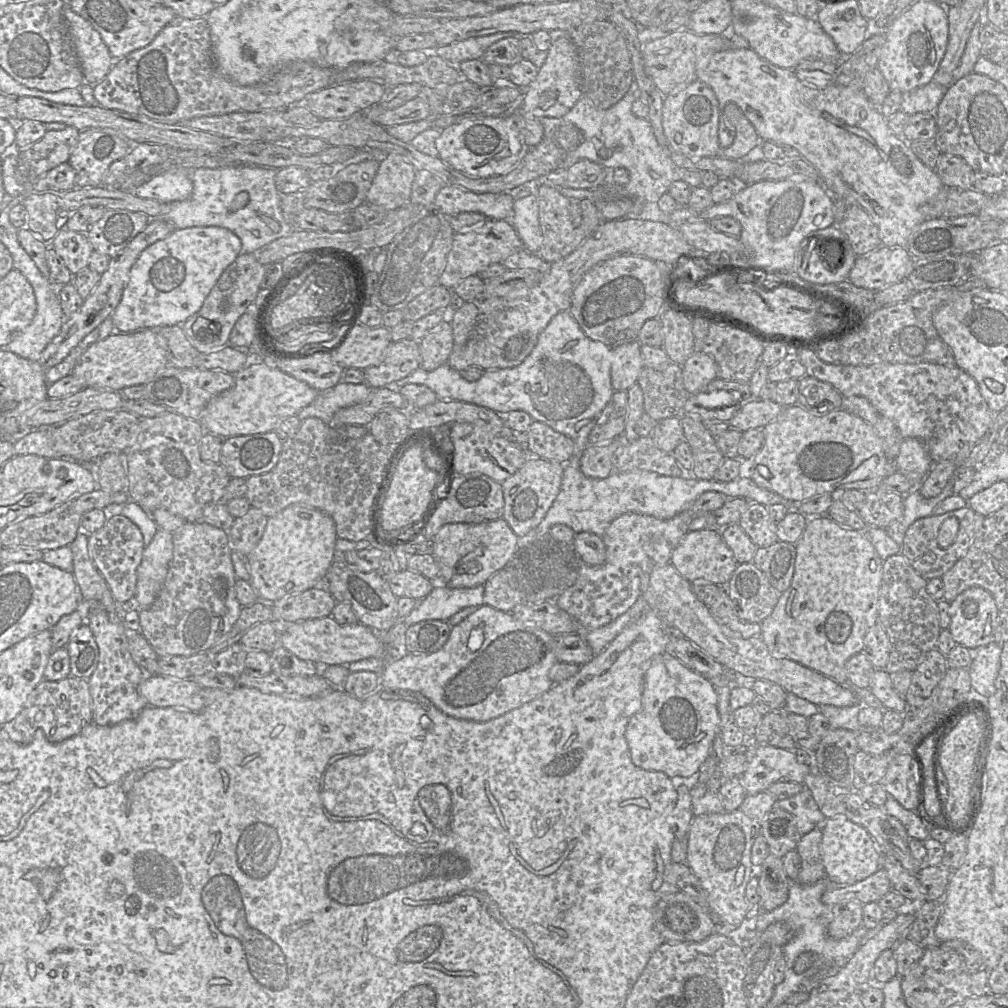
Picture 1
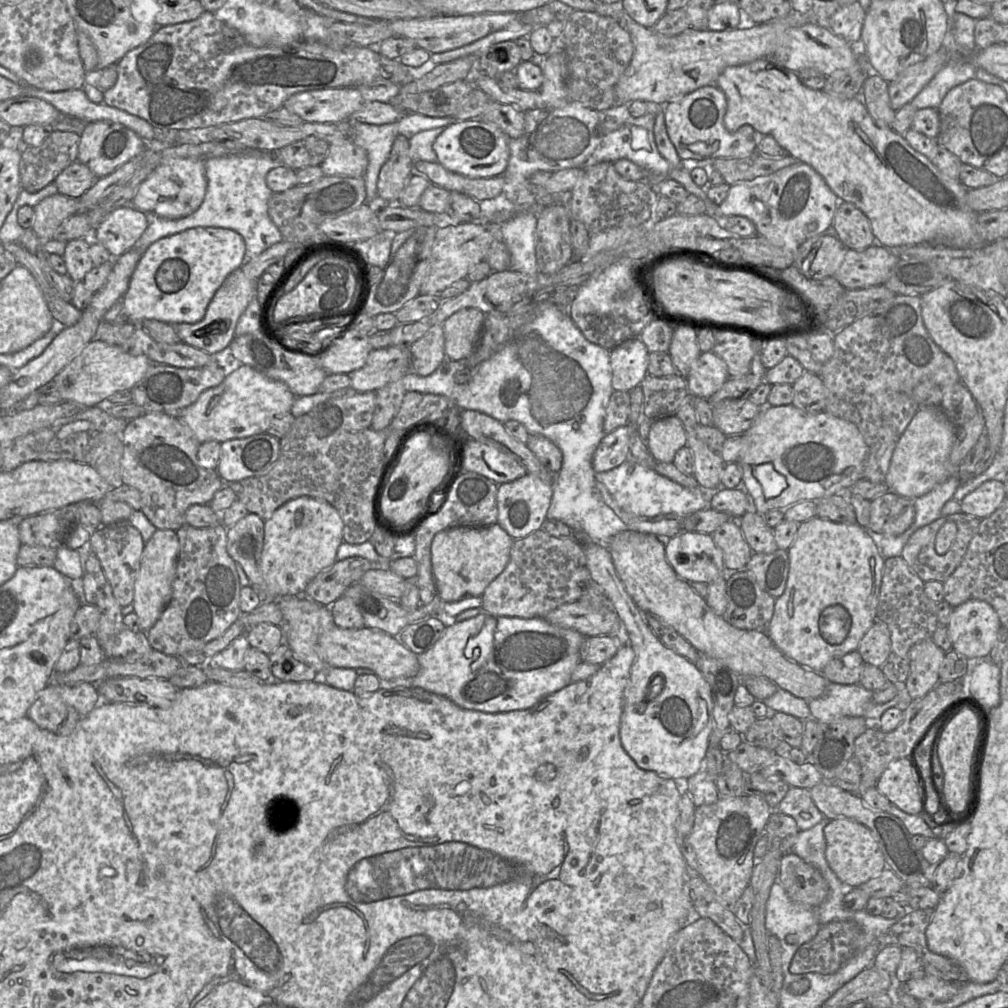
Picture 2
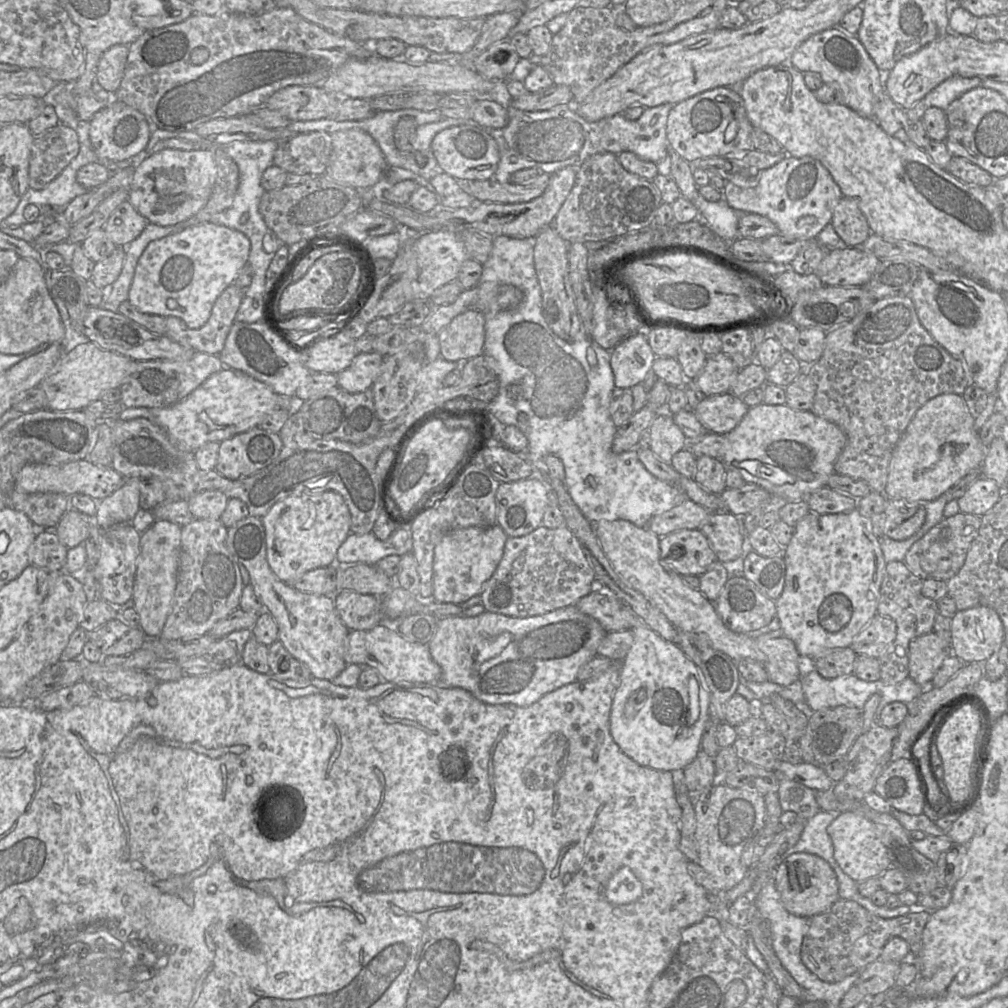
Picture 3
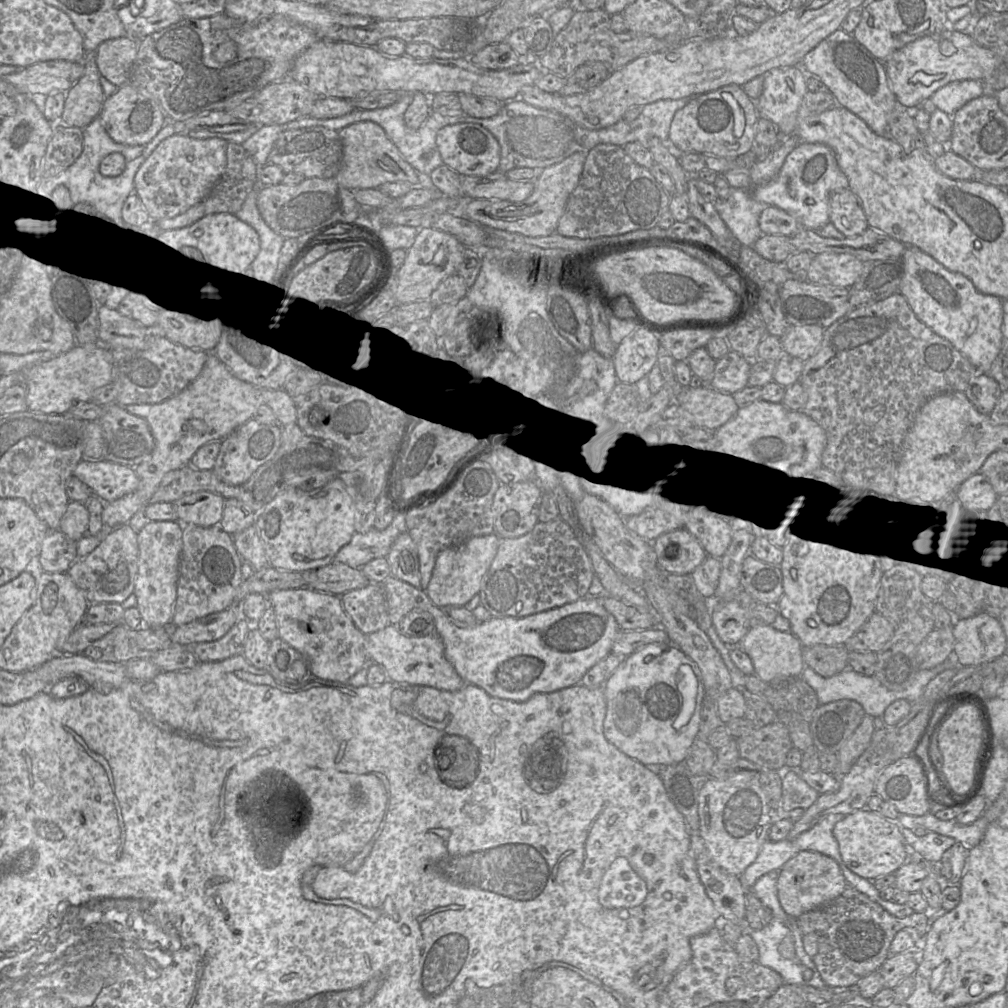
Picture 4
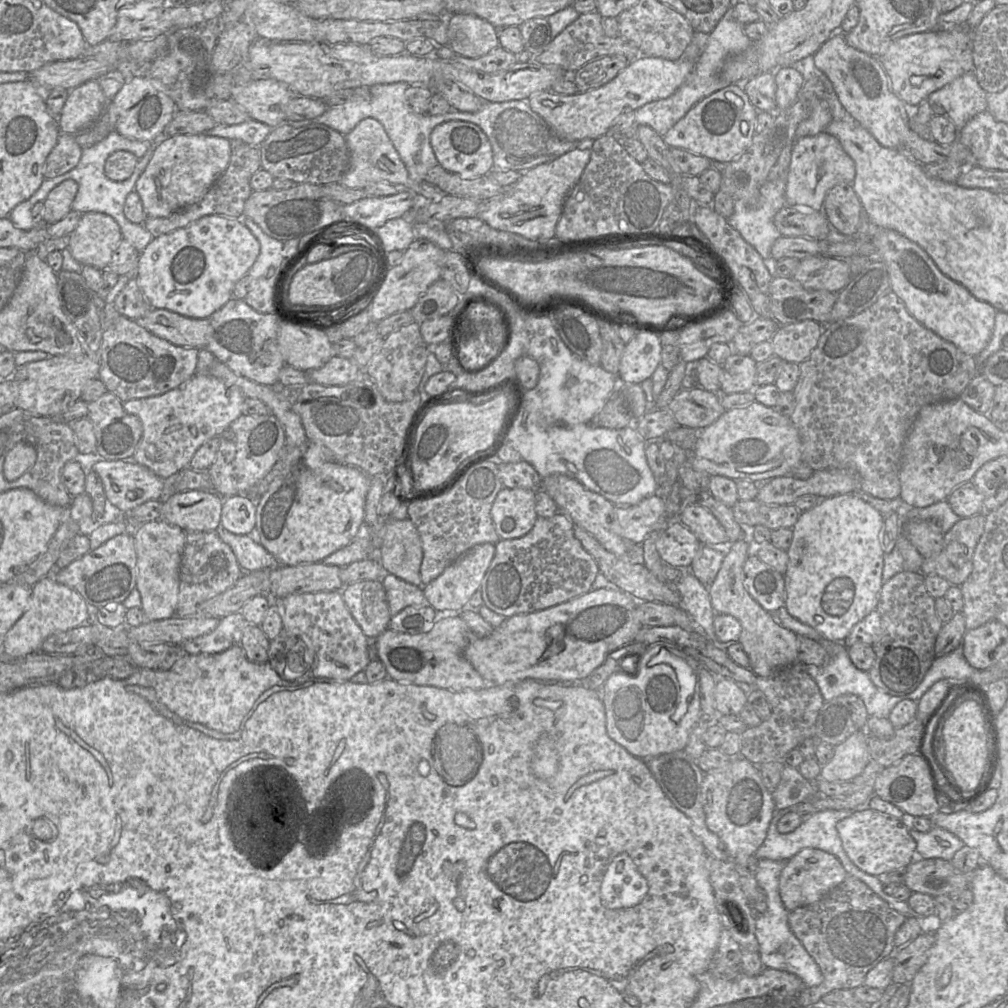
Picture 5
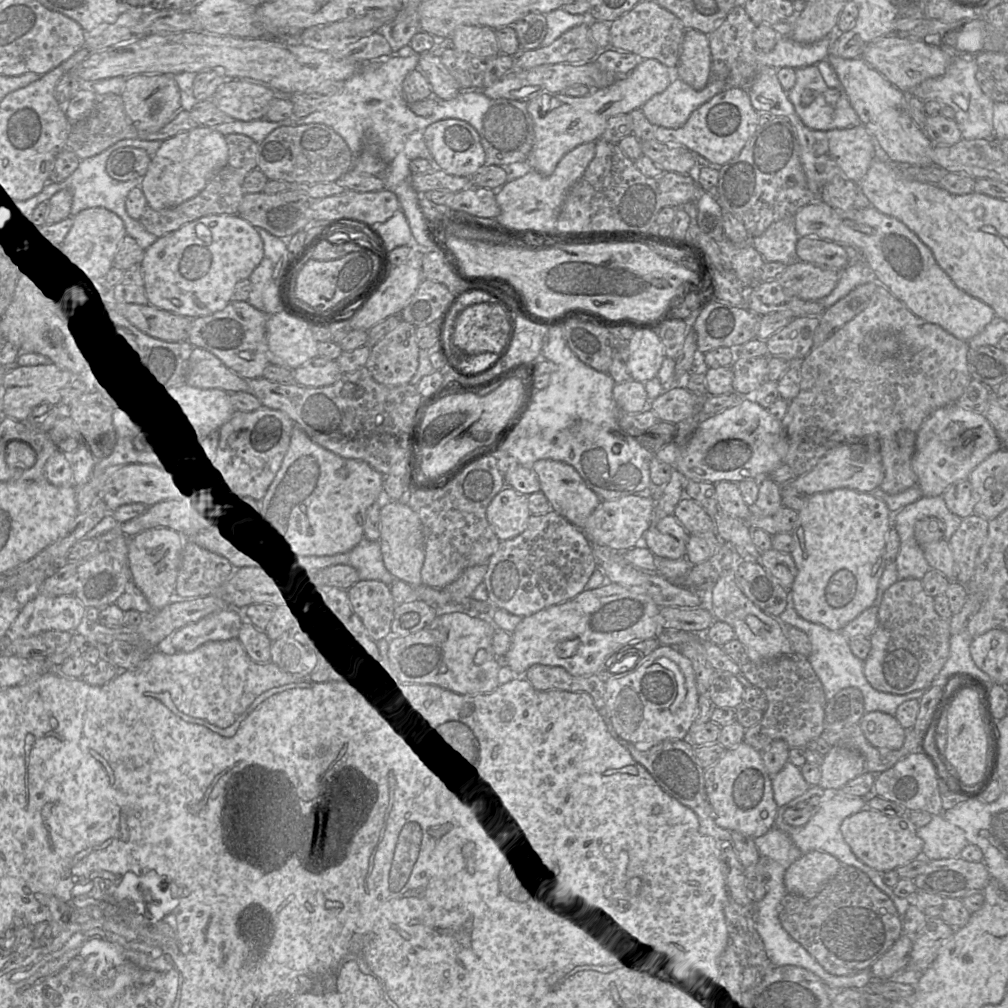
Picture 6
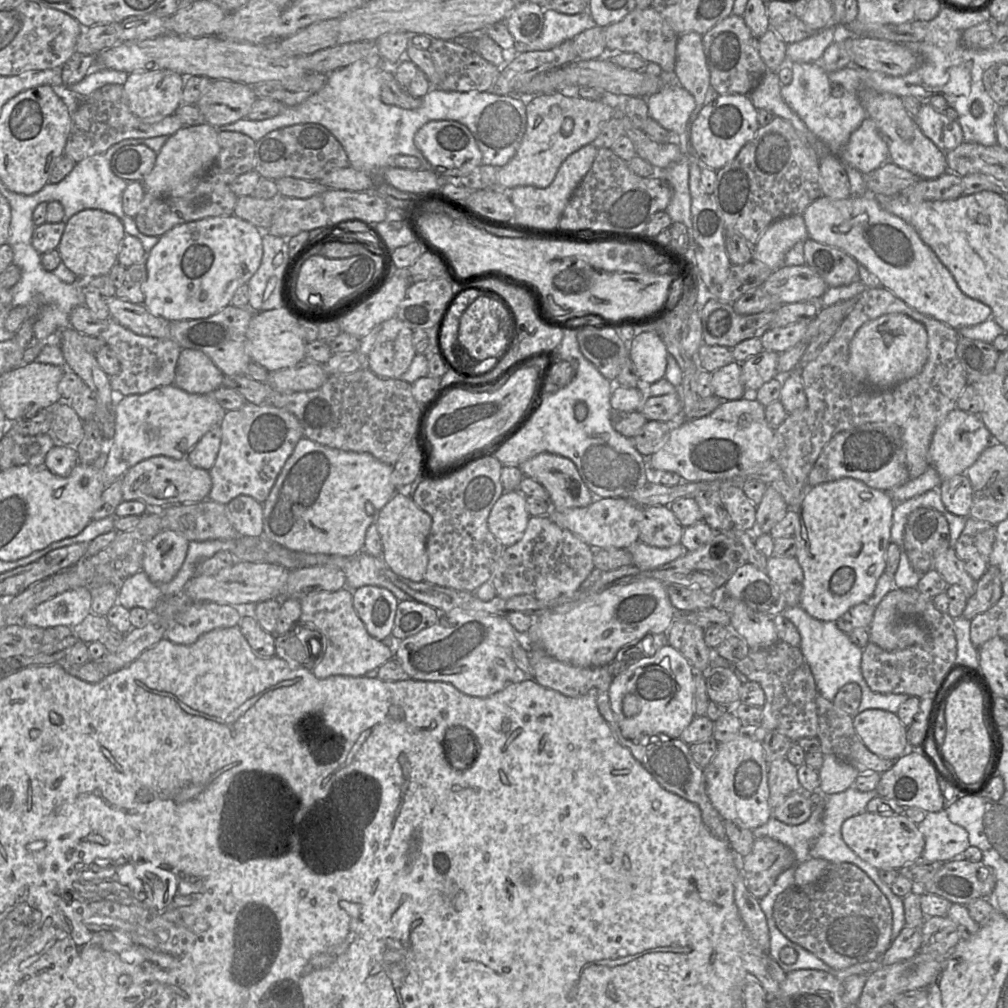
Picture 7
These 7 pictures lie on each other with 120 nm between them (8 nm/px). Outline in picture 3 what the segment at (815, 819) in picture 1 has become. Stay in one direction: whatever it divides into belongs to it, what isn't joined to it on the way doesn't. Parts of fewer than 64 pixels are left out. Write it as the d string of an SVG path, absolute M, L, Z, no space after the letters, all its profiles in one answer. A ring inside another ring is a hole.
M780 776L779 802L783 812L793 811L801 820L808 820L820 812L813 789Z

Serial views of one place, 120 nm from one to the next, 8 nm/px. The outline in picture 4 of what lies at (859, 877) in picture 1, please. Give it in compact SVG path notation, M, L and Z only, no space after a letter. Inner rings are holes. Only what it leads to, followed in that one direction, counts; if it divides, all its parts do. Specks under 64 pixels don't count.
M868 808L845 815L833 828L833 836L845 865L858 876L874 880L895 873L910 859L910 848L896 821L891 821Z

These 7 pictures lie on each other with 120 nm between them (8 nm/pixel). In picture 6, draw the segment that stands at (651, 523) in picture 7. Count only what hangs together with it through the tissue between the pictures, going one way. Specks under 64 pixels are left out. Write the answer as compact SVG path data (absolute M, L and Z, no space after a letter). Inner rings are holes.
M672 514L650 525L639 545L647 547L654 556L676 560L686 557L689 538L690 534Z

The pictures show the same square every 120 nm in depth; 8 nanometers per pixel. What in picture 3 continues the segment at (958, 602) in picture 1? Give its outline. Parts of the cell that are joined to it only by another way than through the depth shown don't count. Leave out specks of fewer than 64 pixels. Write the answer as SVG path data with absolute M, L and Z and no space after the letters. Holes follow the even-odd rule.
M990 607L958 610L951 617L952 654L965 664L984 663L1004 642L1003 623Z

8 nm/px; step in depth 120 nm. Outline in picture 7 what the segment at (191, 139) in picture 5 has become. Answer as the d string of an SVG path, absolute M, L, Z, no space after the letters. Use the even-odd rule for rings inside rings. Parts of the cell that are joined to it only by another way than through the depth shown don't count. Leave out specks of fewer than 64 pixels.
M208 123L183 127L169 136L157 153L153 170L143 180L146 193L155 197L182 197L191 192L214 165L220 152L218 129Z

